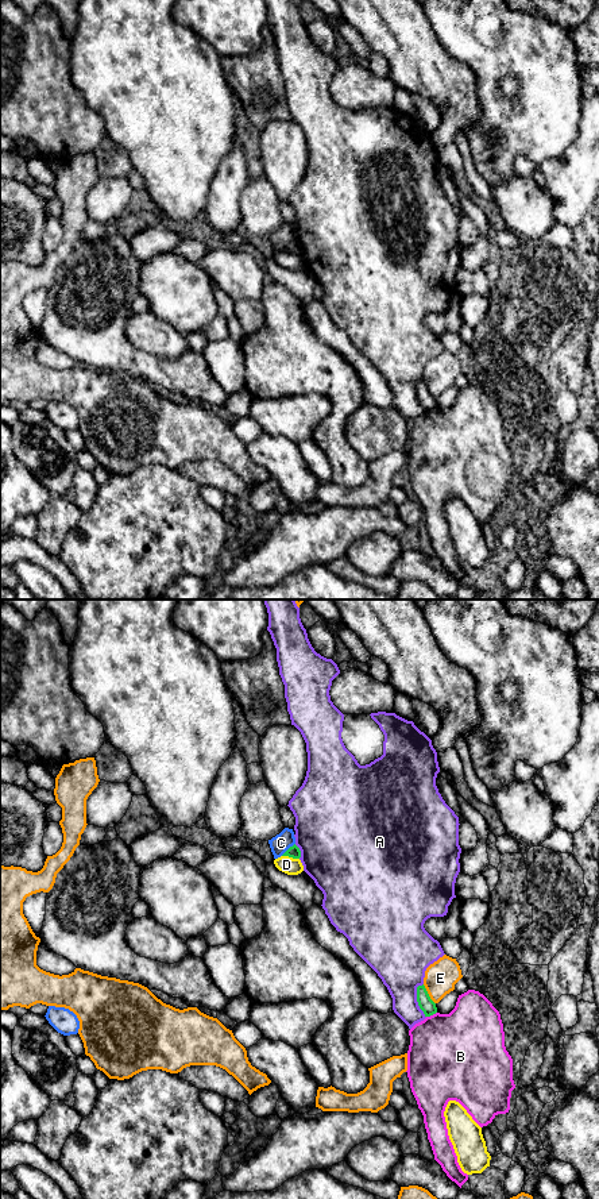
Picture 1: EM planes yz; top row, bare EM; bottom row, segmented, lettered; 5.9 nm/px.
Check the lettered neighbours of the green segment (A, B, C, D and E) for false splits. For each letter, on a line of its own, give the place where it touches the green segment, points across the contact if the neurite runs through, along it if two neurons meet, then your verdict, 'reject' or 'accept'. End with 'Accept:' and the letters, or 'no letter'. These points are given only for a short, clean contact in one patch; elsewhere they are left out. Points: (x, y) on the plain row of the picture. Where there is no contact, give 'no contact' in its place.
A: yz (417, 394) | reject
B: yz (431, 409) | reject
C: yz (289, 243) | reject
D: yz (290, 251) | reject
E: yz (428, 389) | reject
Accept: no letter

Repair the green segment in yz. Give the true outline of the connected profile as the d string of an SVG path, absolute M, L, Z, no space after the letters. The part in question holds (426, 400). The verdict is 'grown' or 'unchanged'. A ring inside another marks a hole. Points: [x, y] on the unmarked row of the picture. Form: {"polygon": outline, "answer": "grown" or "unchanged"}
{"polygon": "M424 379L417 382L417 397L425 412L430 412L437 408L436 398L430 394Z", "answer": "unchanged"}

